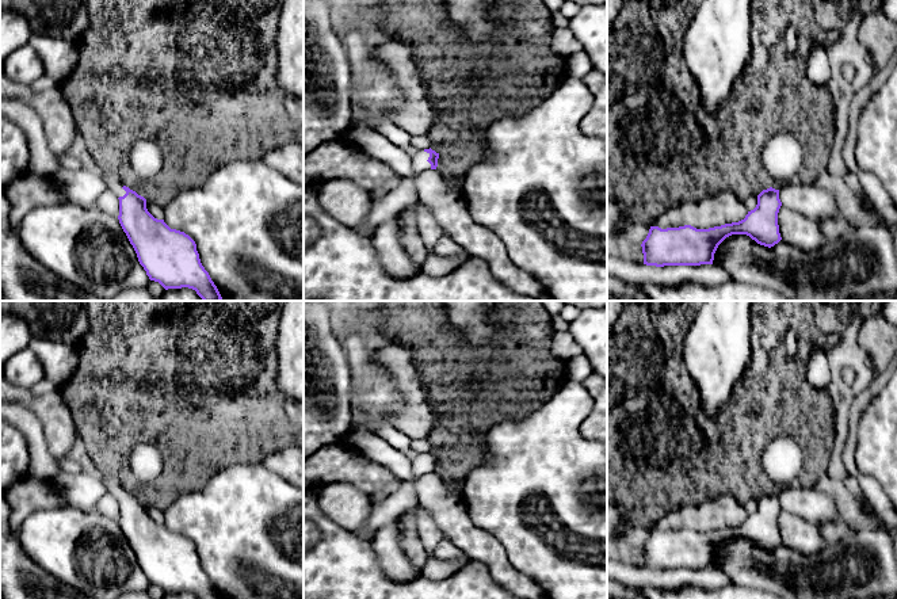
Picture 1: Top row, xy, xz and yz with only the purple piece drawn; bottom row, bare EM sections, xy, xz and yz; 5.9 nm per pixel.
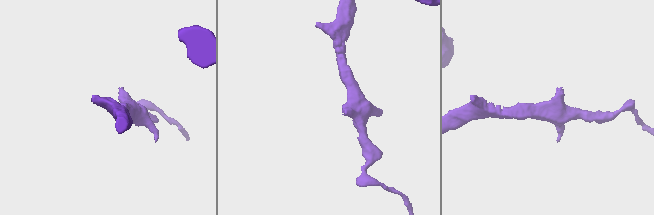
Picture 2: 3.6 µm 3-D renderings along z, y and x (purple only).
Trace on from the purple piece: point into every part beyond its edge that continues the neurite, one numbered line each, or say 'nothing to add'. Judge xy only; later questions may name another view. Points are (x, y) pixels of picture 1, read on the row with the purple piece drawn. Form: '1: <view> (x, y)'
1: xy (113, 180)

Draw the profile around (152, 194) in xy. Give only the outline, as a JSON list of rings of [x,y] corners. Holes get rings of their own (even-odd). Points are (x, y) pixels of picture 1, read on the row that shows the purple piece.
[[[141,184],[138,191],[138,195],[144,197],[146,202],[152,202],[154,205],[161,206],[163,209],[168,205],[169,198],[157,187],[153,184]]]

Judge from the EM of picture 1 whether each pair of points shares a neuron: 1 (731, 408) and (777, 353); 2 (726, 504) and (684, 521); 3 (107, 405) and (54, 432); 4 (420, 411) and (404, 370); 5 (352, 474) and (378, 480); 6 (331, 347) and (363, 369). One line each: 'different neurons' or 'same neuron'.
1: same neuron
2: same neuron
3: different neurons
4: same neuron
5: same neuron
6: different neurons

